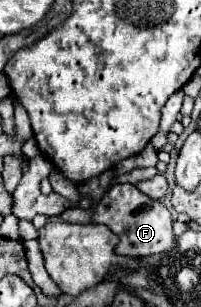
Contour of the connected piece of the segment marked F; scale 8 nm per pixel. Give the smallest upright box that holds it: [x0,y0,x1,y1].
[91,184,175,256]

